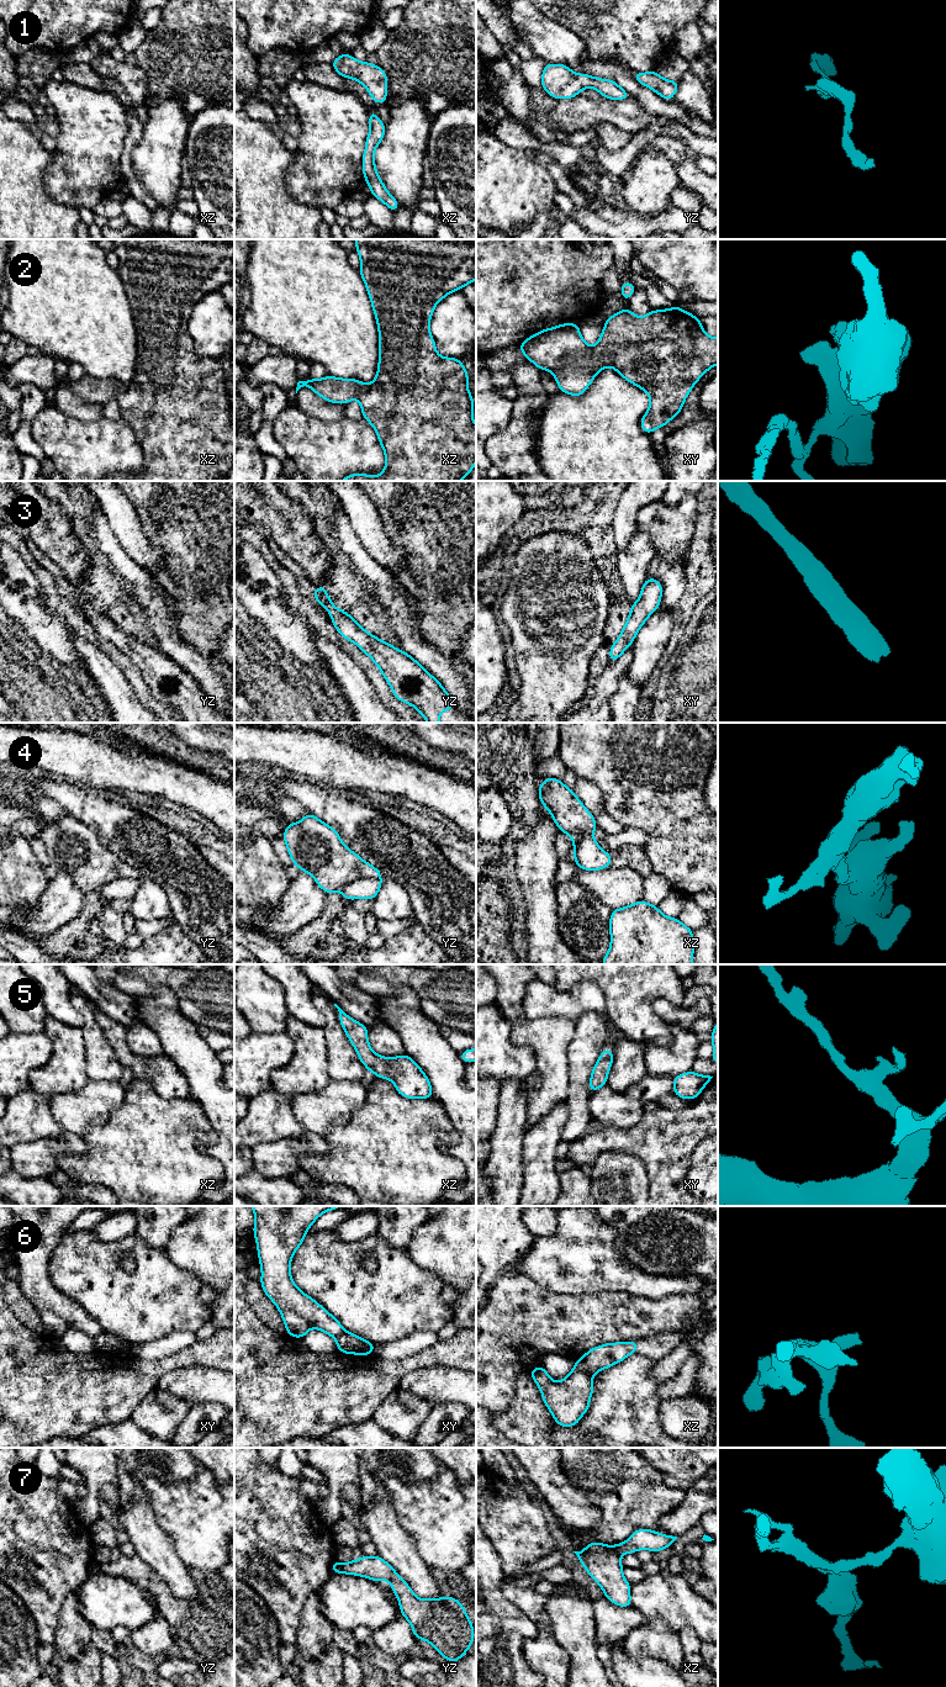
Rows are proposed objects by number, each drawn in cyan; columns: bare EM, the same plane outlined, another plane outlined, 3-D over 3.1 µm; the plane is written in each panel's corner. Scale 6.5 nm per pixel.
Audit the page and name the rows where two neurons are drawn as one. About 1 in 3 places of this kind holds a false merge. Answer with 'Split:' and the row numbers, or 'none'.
Split: 4, 6, 7

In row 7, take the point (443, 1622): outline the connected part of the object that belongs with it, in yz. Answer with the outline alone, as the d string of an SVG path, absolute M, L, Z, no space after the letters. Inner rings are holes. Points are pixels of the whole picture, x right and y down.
M379 1555L339 1564L340 1574L372 1581L387 1580L398 1598L401 1614L411 1623L416 1639L430 1643L449 1662L459 1661L474 1643L474 1625L460 1601L453 1597L421 1599L395 1569Z

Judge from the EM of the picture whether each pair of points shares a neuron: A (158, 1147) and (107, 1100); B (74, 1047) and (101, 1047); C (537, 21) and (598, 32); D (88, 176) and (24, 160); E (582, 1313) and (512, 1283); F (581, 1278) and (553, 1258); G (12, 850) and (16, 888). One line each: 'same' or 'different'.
A: different
B: different
C: different
D: different
E: same
F: same
G: same

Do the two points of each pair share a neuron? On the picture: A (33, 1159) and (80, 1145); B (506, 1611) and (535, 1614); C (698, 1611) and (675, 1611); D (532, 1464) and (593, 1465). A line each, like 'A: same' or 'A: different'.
A: same
B: different
C: same
D: different

